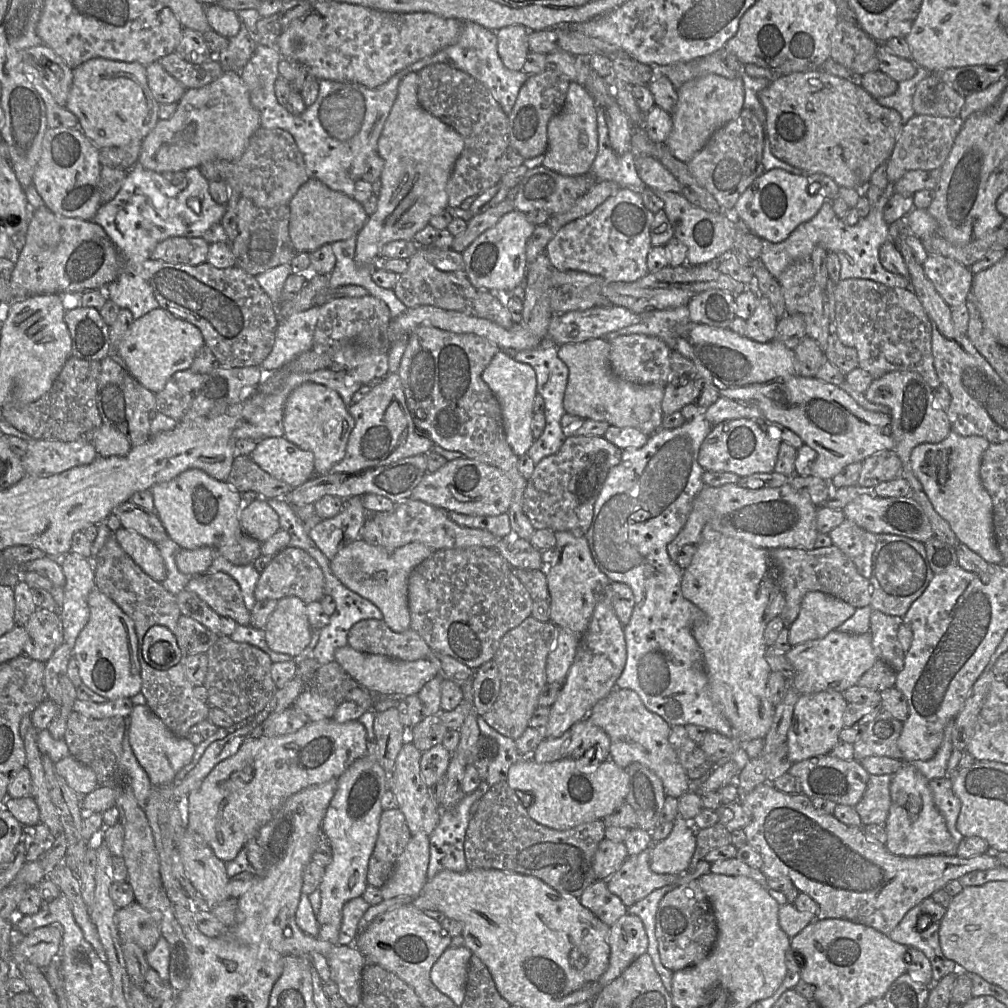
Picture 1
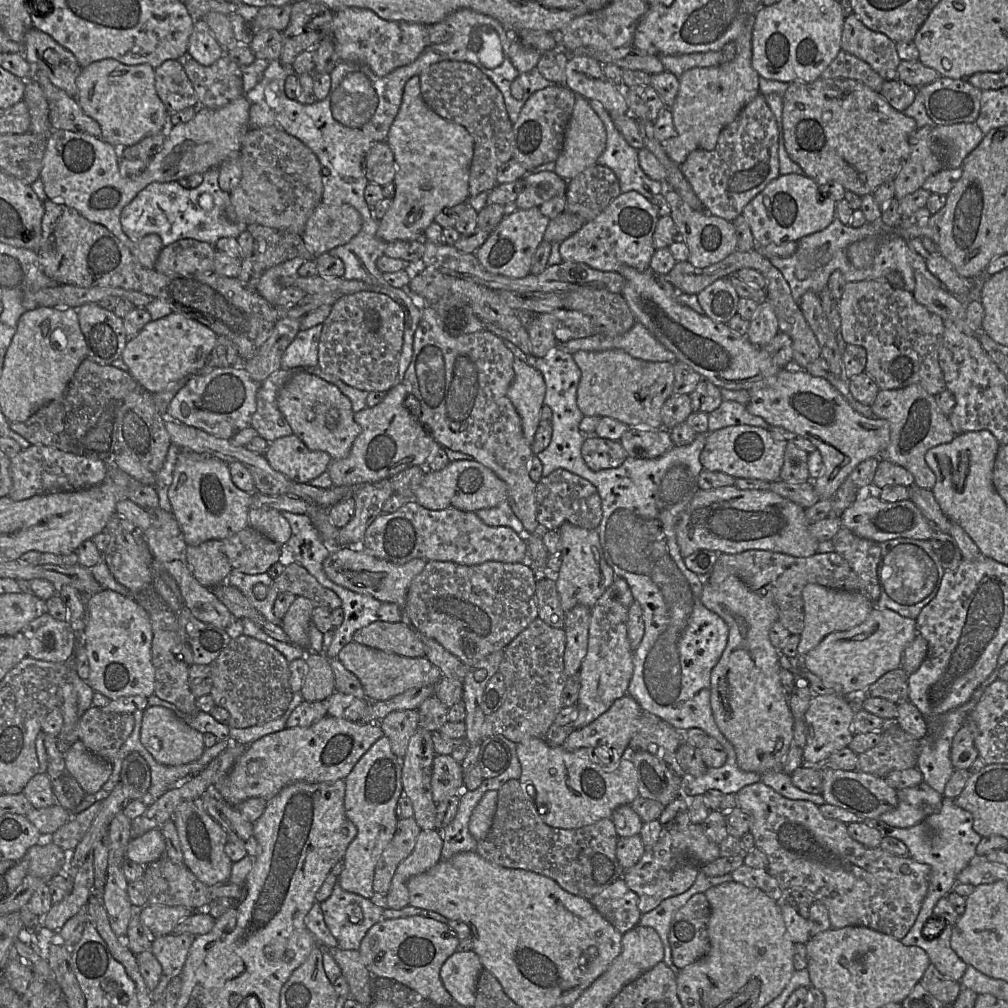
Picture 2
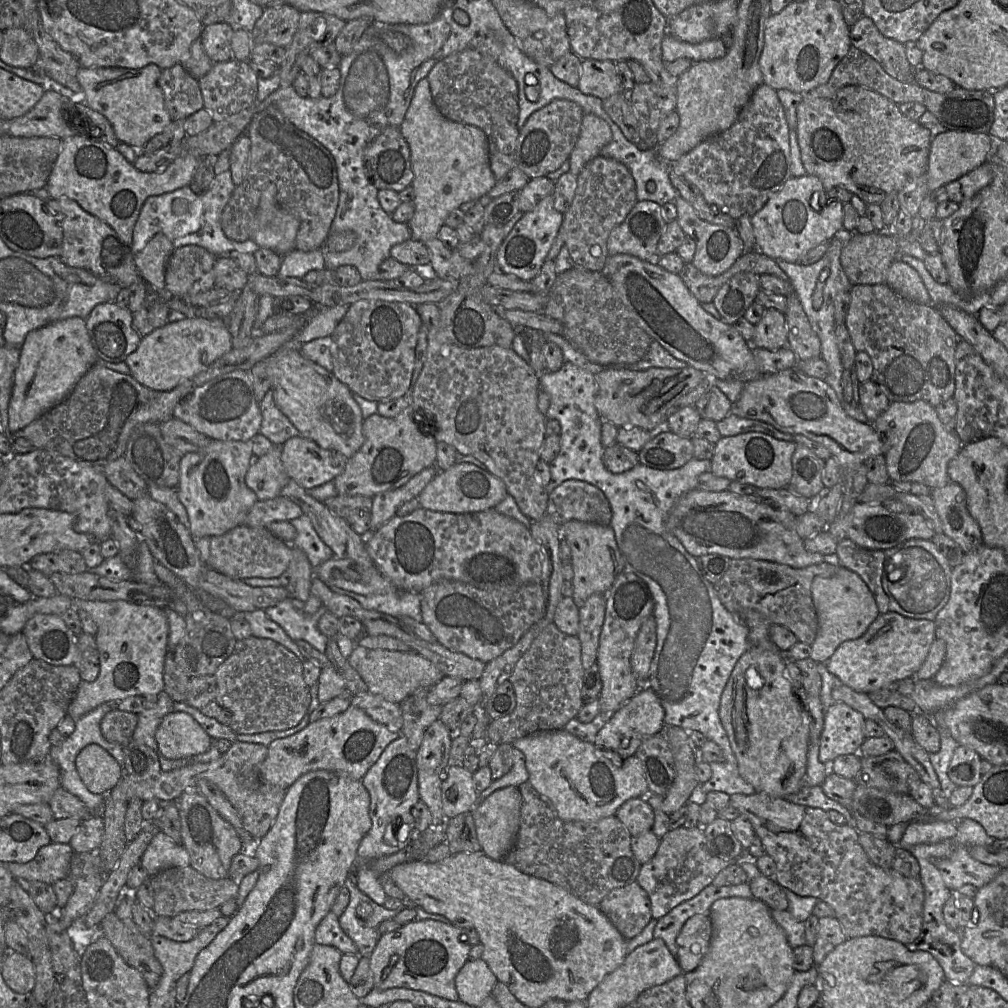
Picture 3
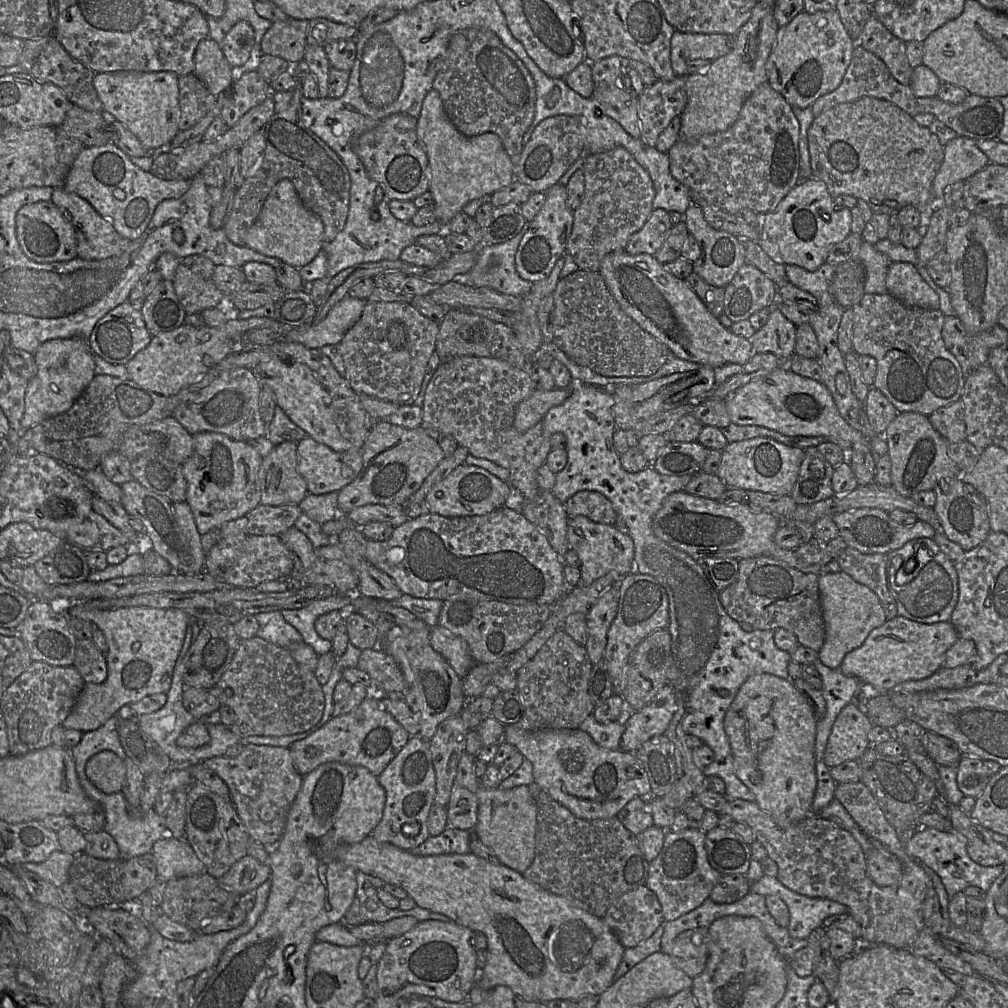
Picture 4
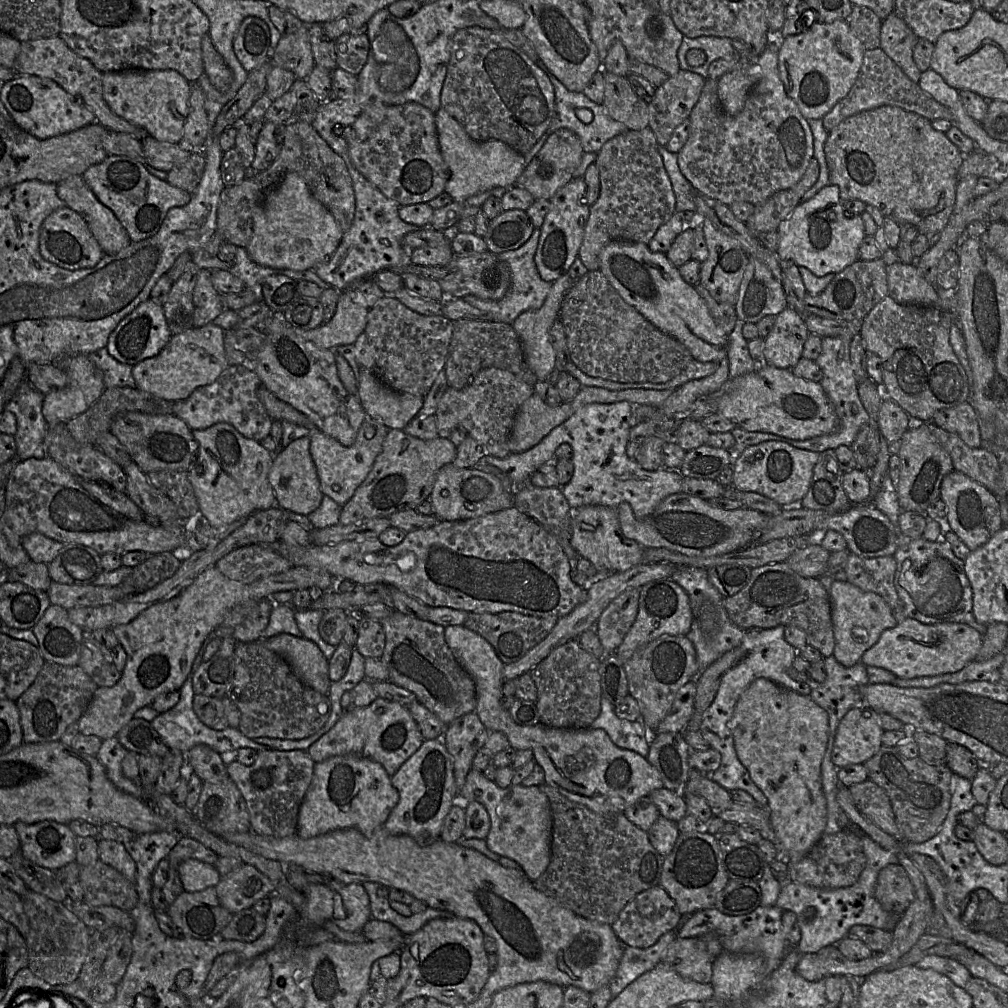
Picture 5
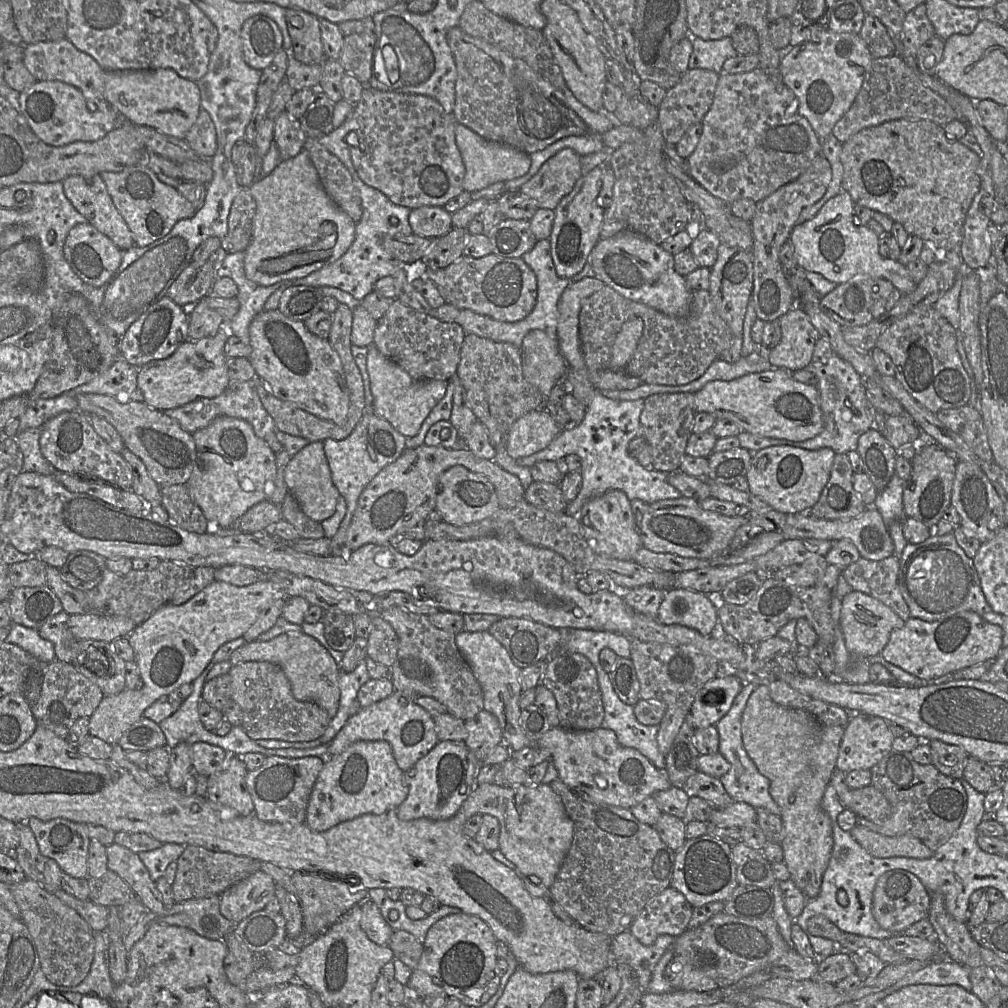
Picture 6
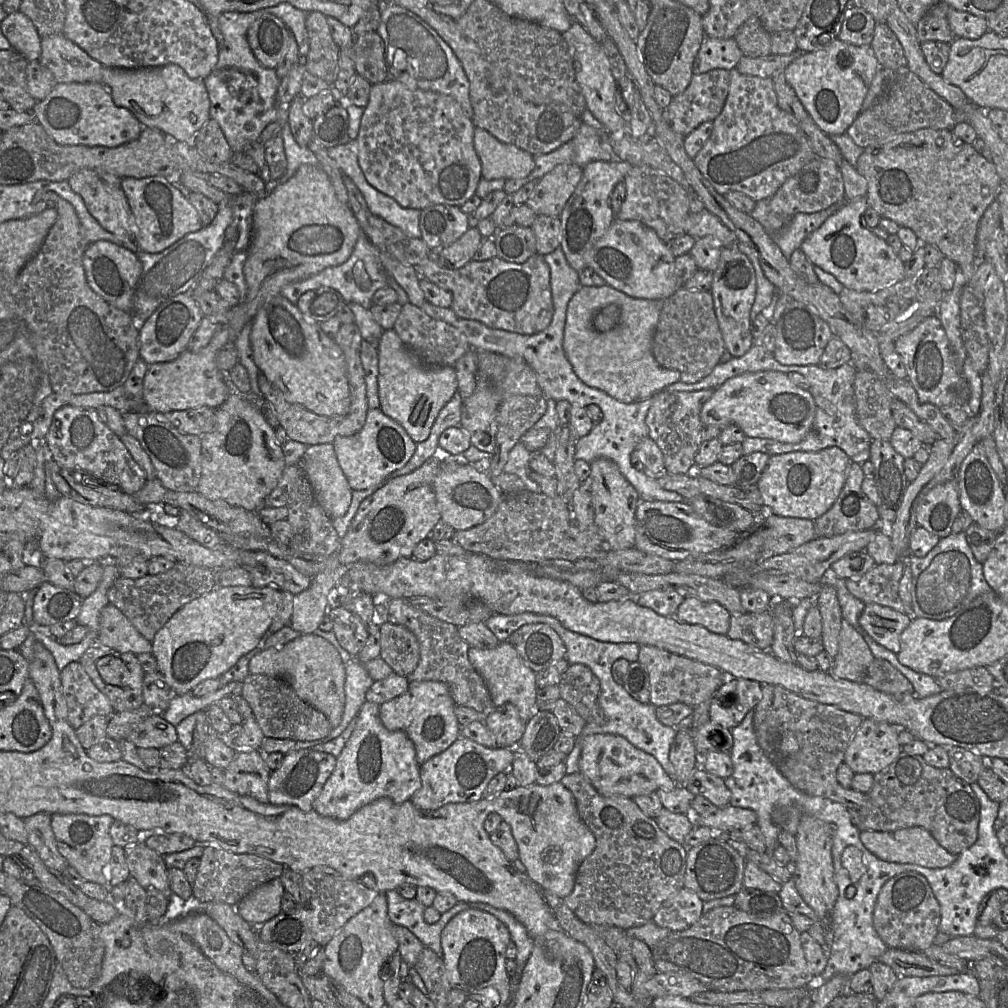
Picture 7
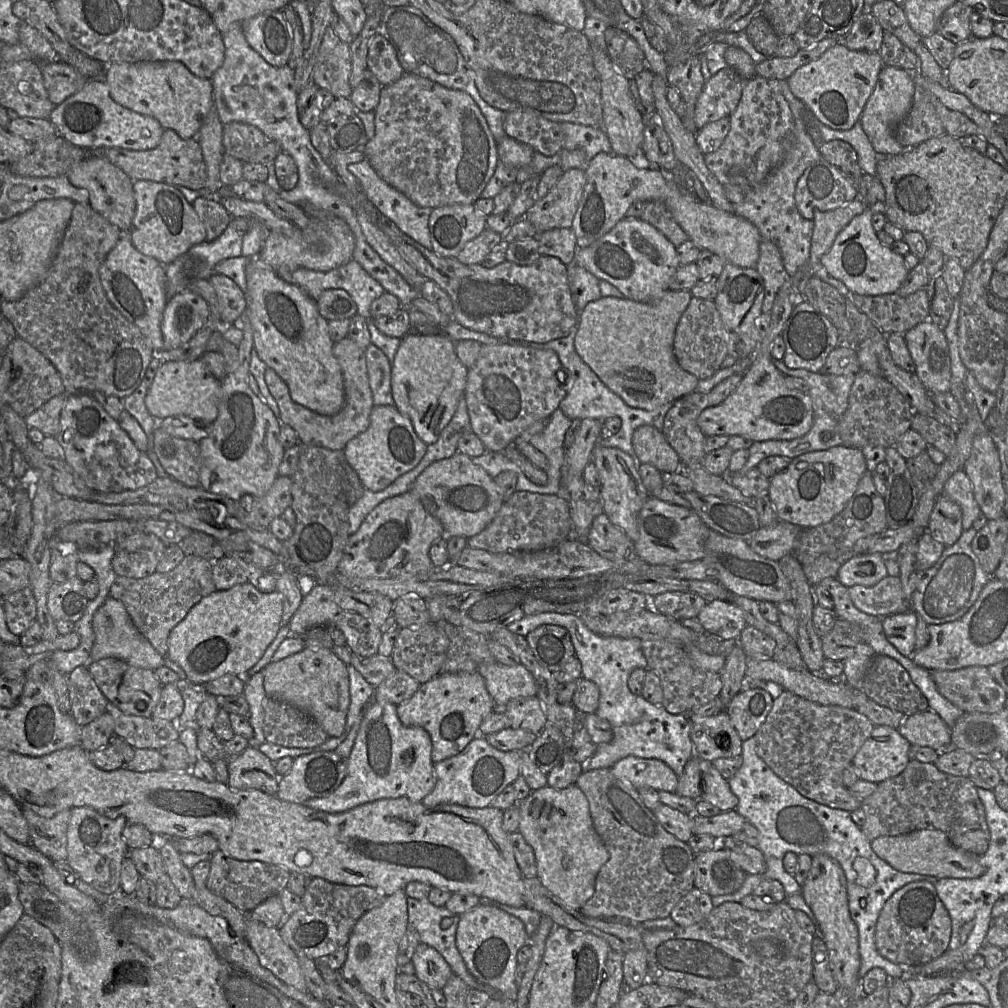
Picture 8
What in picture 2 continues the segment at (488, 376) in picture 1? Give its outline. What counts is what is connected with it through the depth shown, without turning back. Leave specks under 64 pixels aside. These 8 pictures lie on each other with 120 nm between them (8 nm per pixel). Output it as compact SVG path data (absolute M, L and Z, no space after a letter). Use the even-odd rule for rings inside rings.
M516 357L513 369L515 375L507 396L521 417L525 440L532 445L541 421L540 412L544 405L546 384L542 375L535 368Z

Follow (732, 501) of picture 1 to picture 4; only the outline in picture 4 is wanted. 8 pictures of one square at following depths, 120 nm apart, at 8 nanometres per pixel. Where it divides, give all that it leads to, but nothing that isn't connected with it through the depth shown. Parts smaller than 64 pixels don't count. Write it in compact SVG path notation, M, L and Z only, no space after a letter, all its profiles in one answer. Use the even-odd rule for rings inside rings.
M679 491L671 493L665 500L661 509L655 514L652 520L654 535L668 545L685 552L698 562L707 558L733 558L744 560L754 557L771 557L787 563L789 566L803 573L821 573L819 565L808 565L798 559L794 550L780 548L774 542L774 536L781 525L782 519L772 513L761 510L753 510L746 504L723 504L720 501L712 500Z

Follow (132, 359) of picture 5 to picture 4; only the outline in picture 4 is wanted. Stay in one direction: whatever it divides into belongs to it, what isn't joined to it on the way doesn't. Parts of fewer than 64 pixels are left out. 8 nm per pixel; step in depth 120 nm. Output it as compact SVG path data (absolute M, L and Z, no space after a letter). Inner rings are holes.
M123 302L96 323L87 340L94 354L112 364L126 364L149 344L152 337L153 335L145 325L139 306L133 306L130 302Z

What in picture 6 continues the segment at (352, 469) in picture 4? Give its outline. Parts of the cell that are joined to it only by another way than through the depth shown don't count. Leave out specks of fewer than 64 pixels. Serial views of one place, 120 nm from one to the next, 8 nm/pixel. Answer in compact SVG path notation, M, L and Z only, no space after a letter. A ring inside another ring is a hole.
M373 411L364 413L353 432L343 440L326 439L323 441L324 452L331 470L334 485L346 501L347 511L339 530L331 538L331 552L334 556L347 556L347 533L351 518L357 508L358 499L373 478L388 464L396 461L406 450L407 437L399 433L386 420Z

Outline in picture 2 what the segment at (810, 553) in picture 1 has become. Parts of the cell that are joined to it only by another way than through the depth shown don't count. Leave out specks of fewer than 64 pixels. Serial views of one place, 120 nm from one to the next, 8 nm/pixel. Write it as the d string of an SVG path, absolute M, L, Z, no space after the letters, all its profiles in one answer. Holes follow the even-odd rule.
M748 550L739 554L719 554L719 559L708 576L708 581L713 585L718 585L729 576L738 578L750 590L765 599L771 599L778 611L778 621L795 635L800 635L804 629L802 590L808 583L834 590L857 592L871 600L871 595L864 583L836 551L817 552L805 558L763 550Z

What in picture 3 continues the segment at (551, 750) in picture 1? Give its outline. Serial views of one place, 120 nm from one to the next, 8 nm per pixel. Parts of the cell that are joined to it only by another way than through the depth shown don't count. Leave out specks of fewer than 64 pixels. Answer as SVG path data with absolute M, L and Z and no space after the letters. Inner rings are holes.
M650 688L640 689L608 717L597 733L594 744L607 751L618 752L623 759L633 756L642 742L662 731L664 717L664 708L656 694Z

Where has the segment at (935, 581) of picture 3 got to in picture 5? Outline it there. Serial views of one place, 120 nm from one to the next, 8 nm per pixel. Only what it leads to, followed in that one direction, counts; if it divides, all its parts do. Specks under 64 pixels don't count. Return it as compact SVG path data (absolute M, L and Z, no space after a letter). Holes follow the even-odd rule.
M900 532L900 546L893 555L896 560L895 589L903 601L906 618L924 624L963 623L981 634L987 625L977 623L973 614L973 591L964 570L964 561L953 553L948 542L911 539Z

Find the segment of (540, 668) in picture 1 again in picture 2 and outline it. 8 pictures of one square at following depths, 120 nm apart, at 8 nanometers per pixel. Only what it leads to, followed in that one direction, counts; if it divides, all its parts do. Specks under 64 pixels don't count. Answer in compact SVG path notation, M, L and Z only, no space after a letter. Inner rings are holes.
M537 617L504 648L499 672L504 676L505 700L496 712L485 715L482 738L503 736L515 743L544 738L564 707L562 694L568 678L564 672L565 646L563 628L551 627Z

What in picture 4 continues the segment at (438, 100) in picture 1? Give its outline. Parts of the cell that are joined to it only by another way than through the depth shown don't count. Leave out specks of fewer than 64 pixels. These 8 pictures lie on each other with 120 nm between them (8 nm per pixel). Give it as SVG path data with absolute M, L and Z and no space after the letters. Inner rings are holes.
M469 28L455 33L434 79L433 89L438 92L448 118L463 135L495 133L513 163L518 162L524 147L524 134L535 117L536 84L523 62L494 32L483 28Z

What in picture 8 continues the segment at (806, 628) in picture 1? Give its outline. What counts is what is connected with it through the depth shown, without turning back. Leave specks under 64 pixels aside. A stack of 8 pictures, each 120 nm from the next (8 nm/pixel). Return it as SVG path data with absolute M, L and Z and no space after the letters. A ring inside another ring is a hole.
M914 611L883 617L881 623L887 640L902 655L908 657L915 651L917 615Z

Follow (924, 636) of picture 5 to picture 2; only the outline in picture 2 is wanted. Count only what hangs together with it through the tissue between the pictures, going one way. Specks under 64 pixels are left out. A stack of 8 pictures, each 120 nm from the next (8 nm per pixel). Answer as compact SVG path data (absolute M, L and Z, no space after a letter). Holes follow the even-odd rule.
M874 607L860 625L827 635L803 657L803 668L817 675L827 687L848 696L862 695L885 673L901 668L903 652L917 635L915 619Z

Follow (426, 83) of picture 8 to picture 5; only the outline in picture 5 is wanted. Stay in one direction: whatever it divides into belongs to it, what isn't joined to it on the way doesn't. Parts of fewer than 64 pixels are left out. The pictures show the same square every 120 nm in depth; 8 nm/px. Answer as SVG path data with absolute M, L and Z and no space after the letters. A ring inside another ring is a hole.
M373 101L356 117L355 123L344 131L344 138L353 166L385 197L400 206L428 203L444 192L450 174L439 148L435 113L425 106L416 102L388 105L381 101Z

